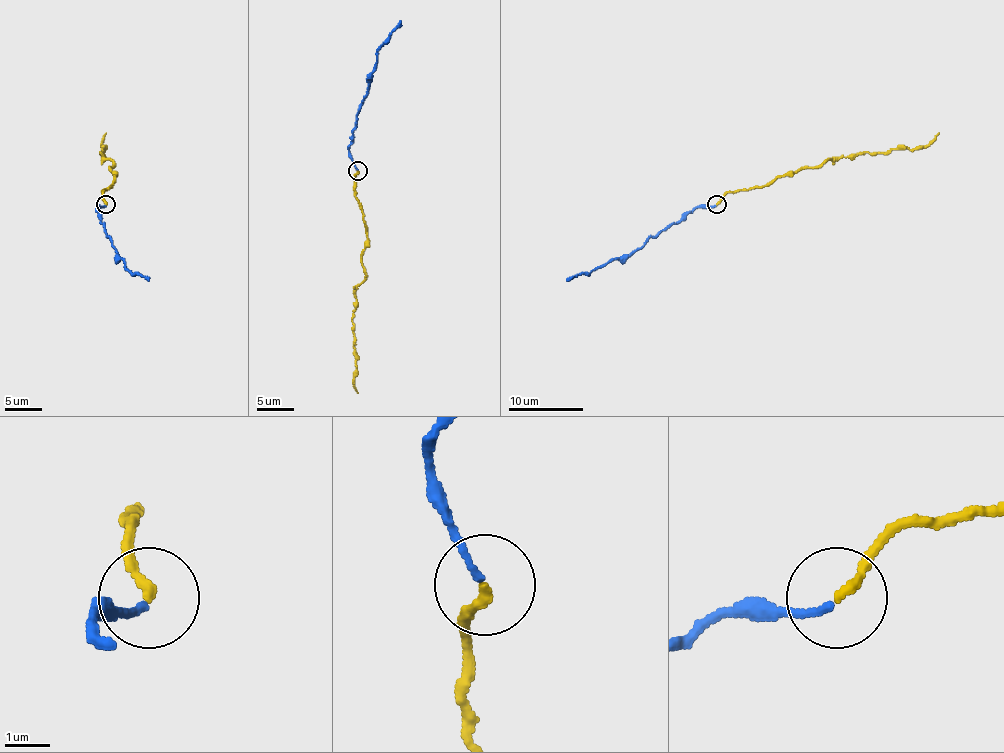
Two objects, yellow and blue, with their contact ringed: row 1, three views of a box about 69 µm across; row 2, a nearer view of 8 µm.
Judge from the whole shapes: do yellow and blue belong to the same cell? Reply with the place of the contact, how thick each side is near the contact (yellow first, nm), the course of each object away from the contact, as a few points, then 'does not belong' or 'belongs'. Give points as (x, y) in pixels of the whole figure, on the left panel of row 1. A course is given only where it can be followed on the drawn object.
(106, 204) | 220/150 nm | yellow via (106, 205), (103, 190), (110, 186), (116, 177), (110, 169), (112, 162), (103, 156), (106, 132) | blue via (104, 205), (97, 208), (104, 233), (125, 266), (149, 281) | belongs

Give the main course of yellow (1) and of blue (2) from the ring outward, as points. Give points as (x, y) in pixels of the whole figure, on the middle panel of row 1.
1: (358, 170), (355, 198), (368, 233), (362, 255), (364, 280), (355, 293), (355, 380), (358, 393)
2: (356, 170), (349, 147), (356, 112), (368, 94), (377, 51), (401, 21)

